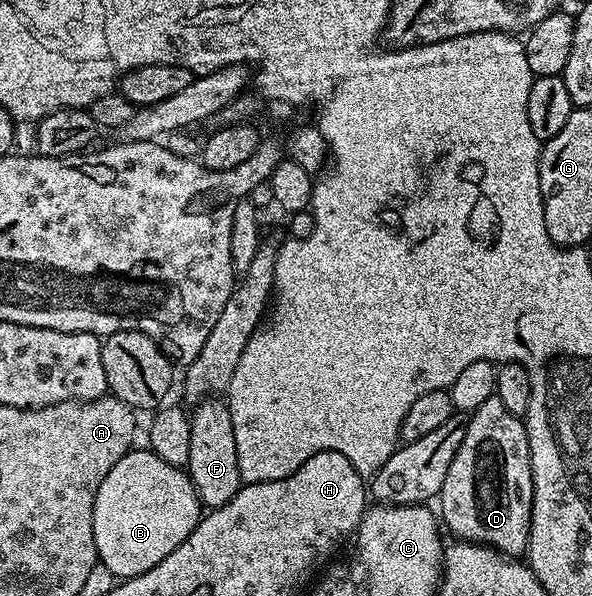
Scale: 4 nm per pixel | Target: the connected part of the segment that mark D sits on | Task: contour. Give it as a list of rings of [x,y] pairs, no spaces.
[[[496,394],[468,417],[455,462],[451,462],[447,478],[443,478],[439,503],[440,519],[456,539],[486,544],[504,556],[526,555],[533,513],[529,439],[524,419],[511,414]]]

